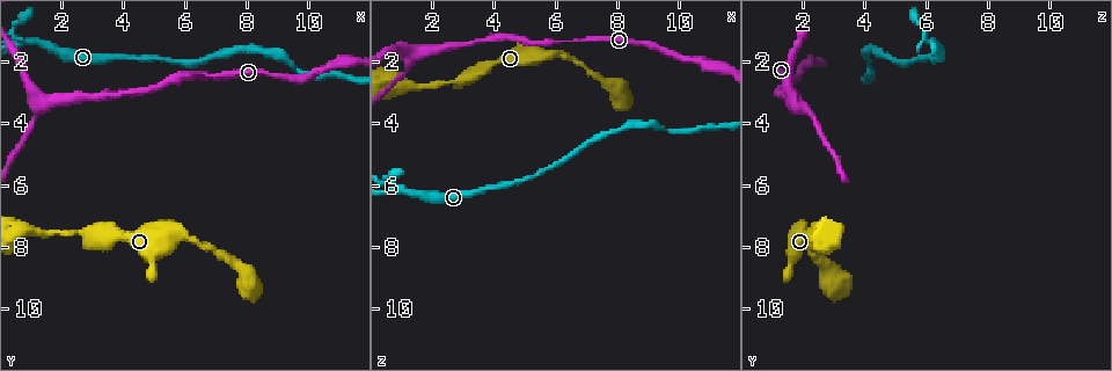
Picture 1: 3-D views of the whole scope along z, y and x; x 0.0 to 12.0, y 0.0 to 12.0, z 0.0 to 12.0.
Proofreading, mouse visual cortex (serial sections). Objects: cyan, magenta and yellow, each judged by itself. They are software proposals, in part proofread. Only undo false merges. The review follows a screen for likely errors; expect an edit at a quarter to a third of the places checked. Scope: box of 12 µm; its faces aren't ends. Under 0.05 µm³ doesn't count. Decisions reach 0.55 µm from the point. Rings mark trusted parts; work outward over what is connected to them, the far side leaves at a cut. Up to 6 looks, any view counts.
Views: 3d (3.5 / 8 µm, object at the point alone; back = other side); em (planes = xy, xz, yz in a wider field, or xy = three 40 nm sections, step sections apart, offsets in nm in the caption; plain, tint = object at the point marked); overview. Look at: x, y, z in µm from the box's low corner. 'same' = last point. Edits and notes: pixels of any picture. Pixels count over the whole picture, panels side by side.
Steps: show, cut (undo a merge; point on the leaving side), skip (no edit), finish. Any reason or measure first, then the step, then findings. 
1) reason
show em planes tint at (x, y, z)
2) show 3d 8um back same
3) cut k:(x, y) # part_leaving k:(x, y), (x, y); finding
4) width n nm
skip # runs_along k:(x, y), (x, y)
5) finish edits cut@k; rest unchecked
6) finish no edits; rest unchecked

three arms meet
show 3d 3.5um back at (1.0, 1.3, 6.1)

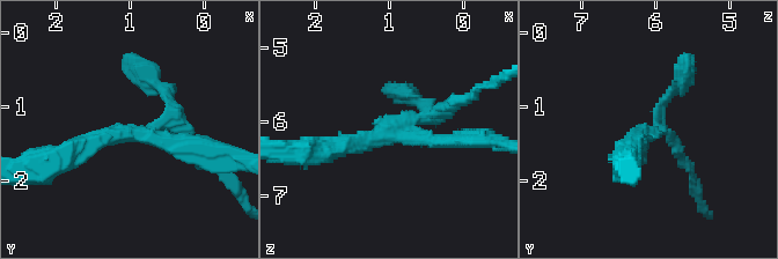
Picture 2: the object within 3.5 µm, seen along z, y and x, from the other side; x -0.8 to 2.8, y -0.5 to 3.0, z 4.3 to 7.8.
arms 3; arm_widths 150, 200, 300 nm; shape alone is not enough
show em planes tint at (1.00, 1.30, 6.15)

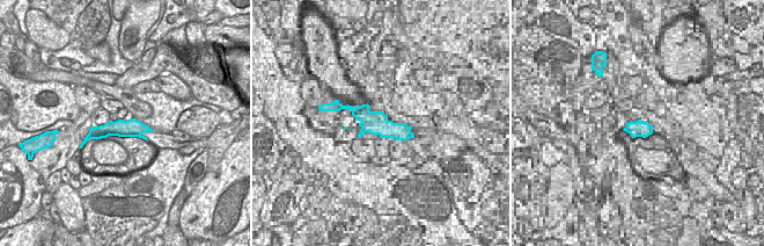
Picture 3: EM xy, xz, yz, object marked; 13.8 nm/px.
cut 2:(446, 104) # a second cell is stuck on

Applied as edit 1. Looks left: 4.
three arms meet
show 3d 3.5um back at (1.3, 3.4, 1.8)

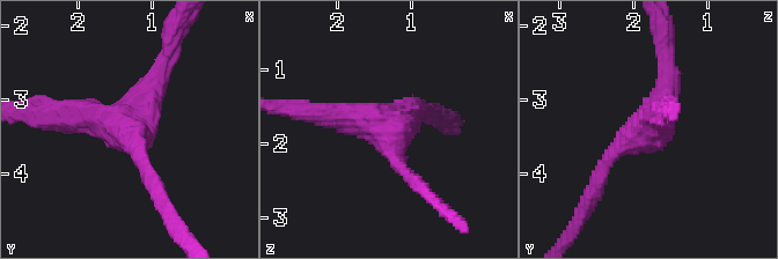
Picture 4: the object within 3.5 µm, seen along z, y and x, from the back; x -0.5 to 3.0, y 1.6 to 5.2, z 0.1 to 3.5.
arms 3; arm_widths 200, 300, 350 nm; now the EM
show em xy step 5 plain at (1.35, 3.40, 1.85)

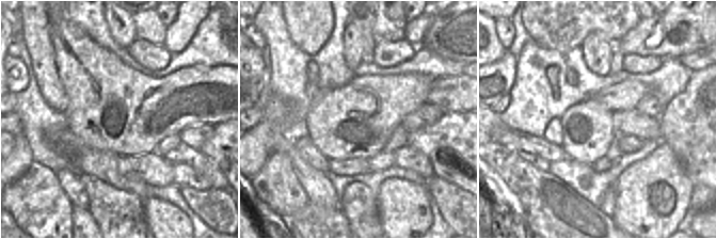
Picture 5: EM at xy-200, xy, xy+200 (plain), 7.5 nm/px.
with the object marked
show em xy step 5 tint same

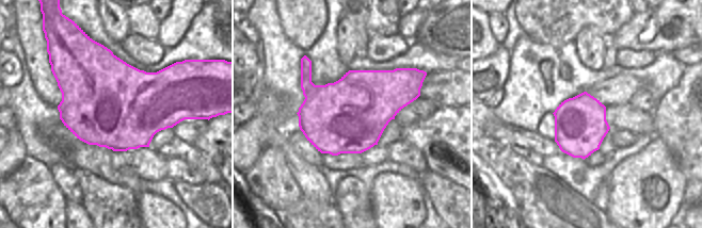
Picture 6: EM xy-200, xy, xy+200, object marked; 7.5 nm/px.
skip # runs_along 4:(42, 113), (117, 124), (163, 60); all the same cell

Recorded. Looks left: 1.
finish edits cut@2; rest unchecked

